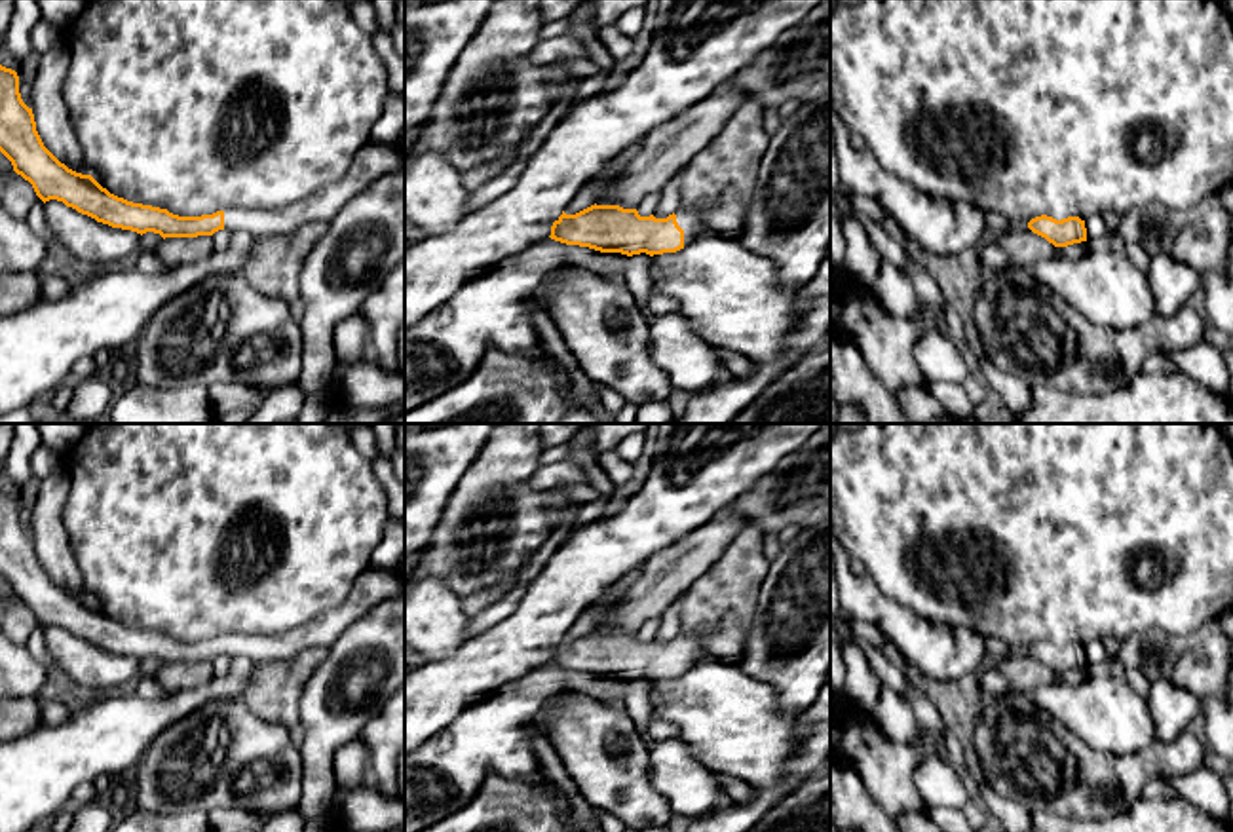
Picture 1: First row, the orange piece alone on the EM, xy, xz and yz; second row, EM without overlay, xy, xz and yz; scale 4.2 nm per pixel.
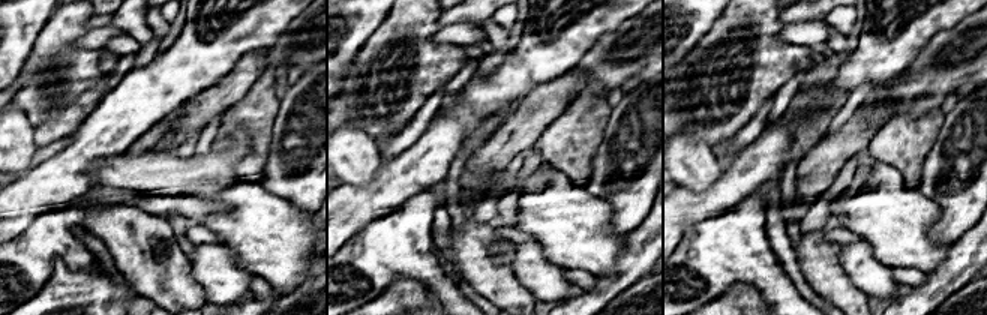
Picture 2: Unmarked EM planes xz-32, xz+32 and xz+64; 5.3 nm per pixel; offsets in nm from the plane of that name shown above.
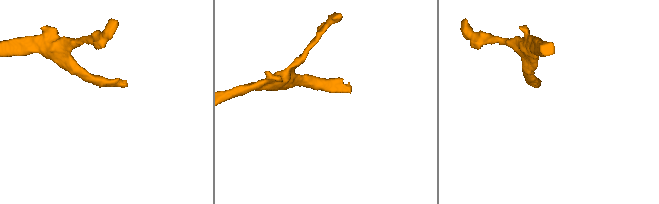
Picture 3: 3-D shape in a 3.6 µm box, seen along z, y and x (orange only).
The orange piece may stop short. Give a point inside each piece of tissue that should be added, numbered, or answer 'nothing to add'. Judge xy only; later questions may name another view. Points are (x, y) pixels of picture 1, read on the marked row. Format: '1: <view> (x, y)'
1: xy (373, 160)

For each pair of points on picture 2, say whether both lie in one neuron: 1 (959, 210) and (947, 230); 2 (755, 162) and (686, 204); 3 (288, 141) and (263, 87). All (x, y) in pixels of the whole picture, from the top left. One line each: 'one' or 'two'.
1: one
2: one
3: two

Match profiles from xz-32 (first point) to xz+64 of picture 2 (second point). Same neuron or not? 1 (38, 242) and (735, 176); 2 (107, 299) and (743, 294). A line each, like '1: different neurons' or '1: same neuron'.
1: different neurons
2: same neuron

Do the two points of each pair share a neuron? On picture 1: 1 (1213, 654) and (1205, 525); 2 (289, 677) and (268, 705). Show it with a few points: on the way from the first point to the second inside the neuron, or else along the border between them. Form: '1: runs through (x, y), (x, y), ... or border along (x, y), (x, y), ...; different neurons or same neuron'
1: border along (1213, 620), (1182, 635), (1167, 633); different neurons
2: runs through (282, 684), (276, 690), (276, 698); same neuron

